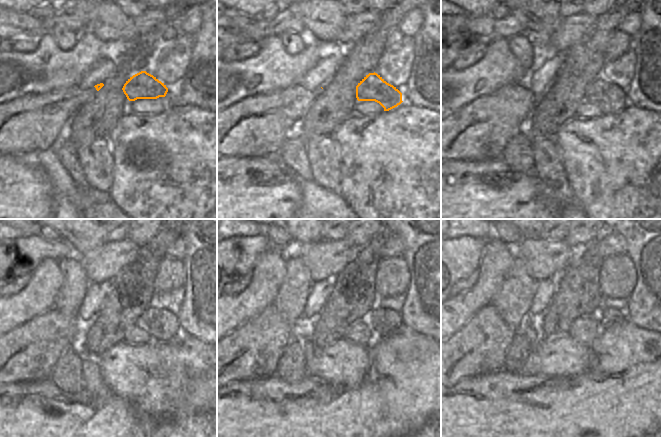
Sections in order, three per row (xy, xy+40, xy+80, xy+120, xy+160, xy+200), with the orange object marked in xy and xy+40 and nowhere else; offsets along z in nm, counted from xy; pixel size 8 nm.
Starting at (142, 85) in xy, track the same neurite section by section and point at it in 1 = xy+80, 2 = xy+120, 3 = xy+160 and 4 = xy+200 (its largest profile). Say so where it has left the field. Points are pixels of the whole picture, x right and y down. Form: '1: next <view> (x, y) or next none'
1: next xy+80 (610, 98)
2: next xy+120 (161, 324)
3: next xy+160 (383, 322)
4: next xy+200 (606, 316)

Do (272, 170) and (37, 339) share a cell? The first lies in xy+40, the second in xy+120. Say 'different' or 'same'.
different

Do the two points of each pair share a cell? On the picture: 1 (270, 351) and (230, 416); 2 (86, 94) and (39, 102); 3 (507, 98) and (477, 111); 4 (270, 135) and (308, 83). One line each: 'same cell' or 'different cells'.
1: different cells
2: same cell
3: same cell
4: different cells

